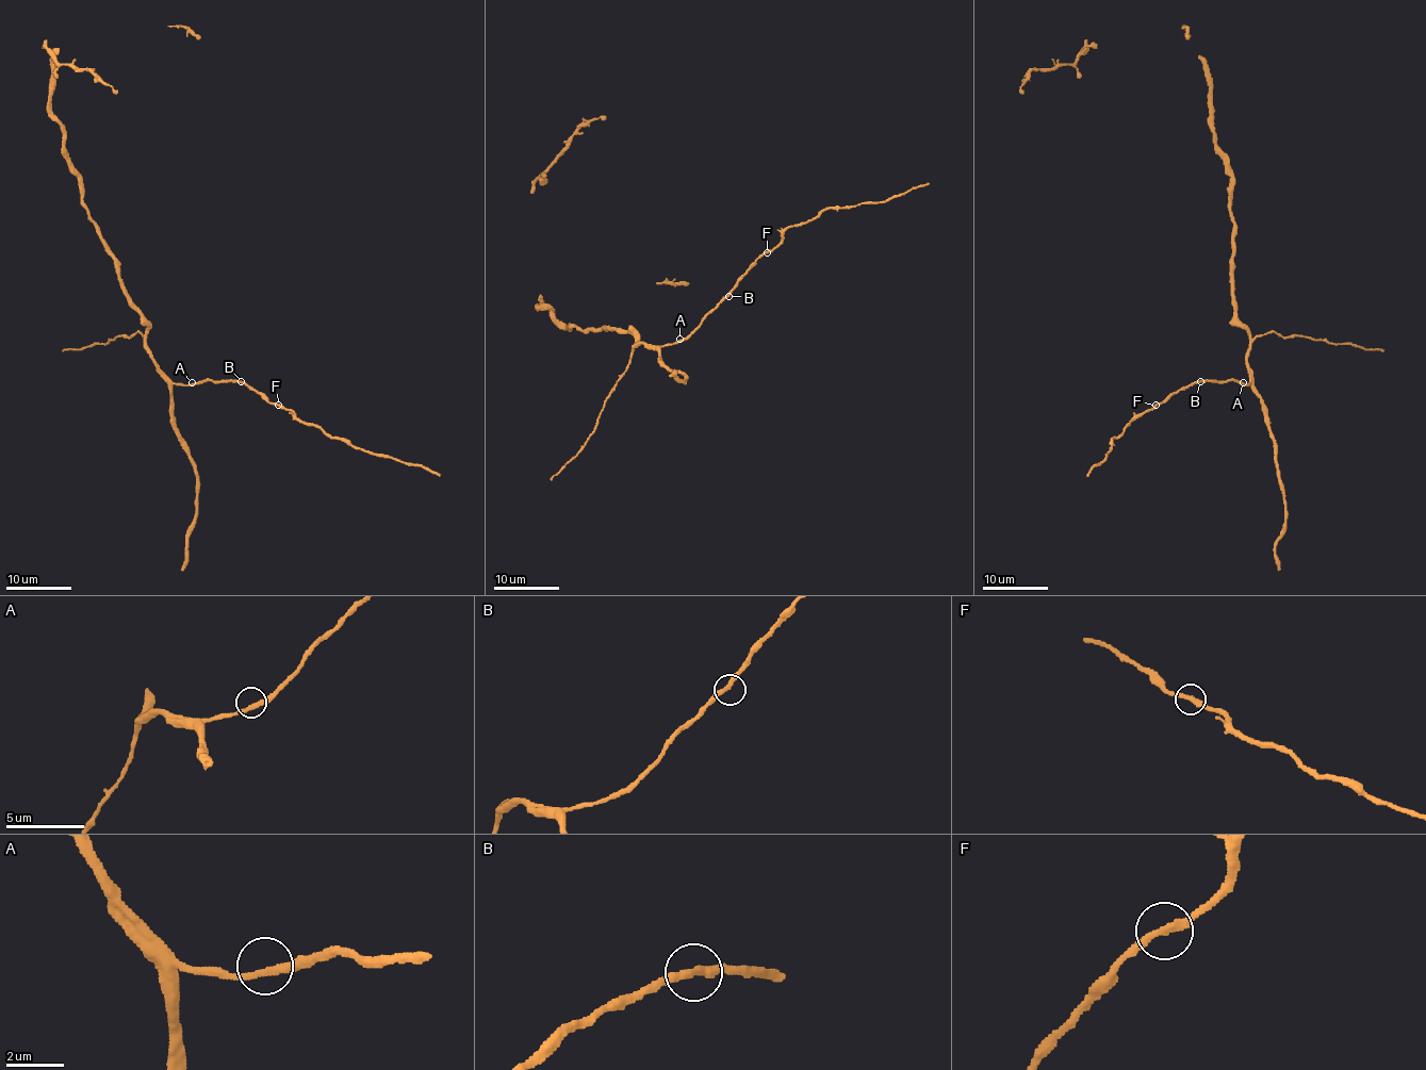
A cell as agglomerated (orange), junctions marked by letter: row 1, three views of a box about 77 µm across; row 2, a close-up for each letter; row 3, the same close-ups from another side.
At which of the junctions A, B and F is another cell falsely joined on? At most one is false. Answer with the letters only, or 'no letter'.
no letter

